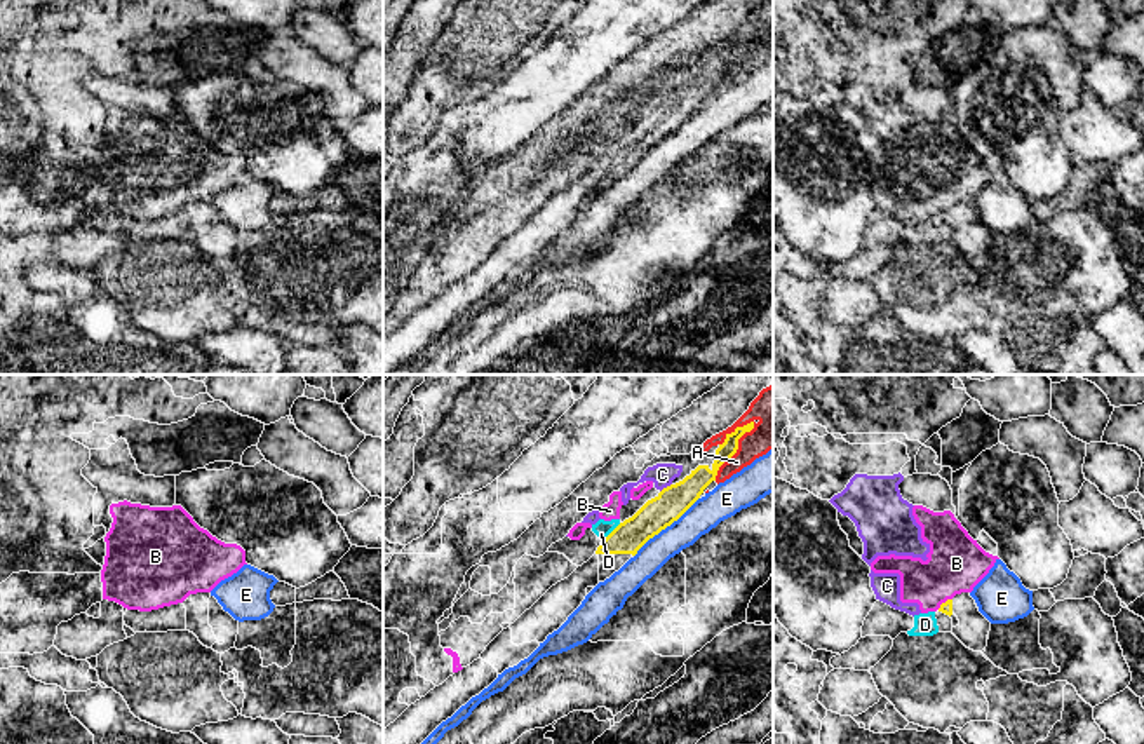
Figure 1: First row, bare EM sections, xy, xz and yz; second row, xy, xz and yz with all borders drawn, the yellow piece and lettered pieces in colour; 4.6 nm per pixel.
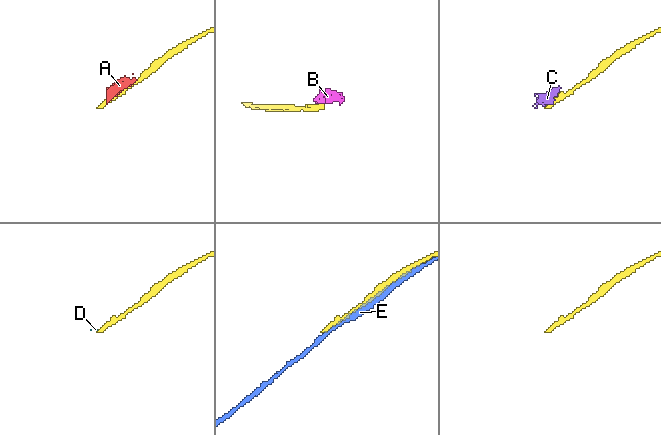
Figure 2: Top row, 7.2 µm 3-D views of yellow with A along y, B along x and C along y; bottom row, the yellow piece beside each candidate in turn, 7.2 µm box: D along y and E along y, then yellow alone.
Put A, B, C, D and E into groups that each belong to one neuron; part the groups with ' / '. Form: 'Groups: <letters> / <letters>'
Groups: A B C / D / E

